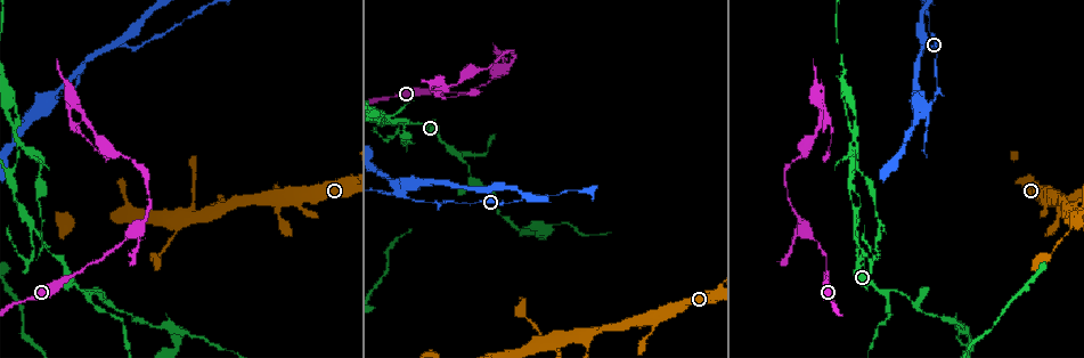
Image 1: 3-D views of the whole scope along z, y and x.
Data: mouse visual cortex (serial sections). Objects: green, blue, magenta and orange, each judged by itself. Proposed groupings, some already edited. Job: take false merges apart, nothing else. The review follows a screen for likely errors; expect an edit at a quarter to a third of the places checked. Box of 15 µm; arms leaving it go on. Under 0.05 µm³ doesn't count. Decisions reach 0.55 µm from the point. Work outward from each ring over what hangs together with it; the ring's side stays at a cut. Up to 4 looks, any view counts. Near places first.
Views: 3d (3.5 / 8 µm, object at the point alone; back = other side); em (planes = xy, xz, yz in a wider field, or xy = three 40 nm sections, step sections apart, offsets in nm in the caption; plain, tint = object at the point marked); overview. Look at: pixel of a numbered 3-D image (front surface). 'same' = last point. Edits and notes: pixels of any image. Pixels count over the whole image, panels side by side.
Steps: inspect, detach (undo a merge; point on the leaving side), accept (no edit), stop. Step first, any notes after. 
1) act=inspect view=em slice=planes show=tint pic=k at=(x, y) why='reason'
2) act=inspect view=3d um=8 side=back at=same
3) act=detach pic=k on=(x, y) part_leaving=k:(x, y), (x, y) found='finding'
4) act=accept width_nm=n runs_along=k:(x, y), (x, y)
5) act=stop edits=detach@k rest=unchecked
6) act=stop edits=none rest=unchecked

act=inspect view=3d um=8 side=back pic=1 at=(452, 153) why='thin neck'

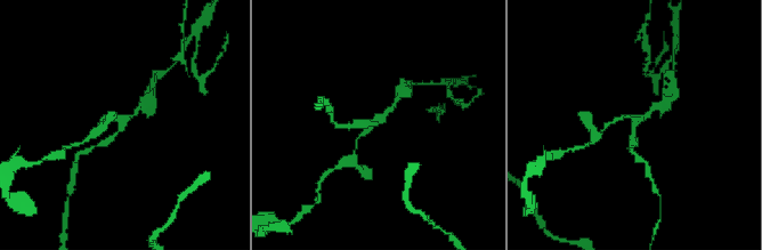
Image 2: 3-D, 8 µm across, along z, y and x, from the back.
act=inspect view=3d um=3.5 pic=2 at=(376, 123) why='zoom in'

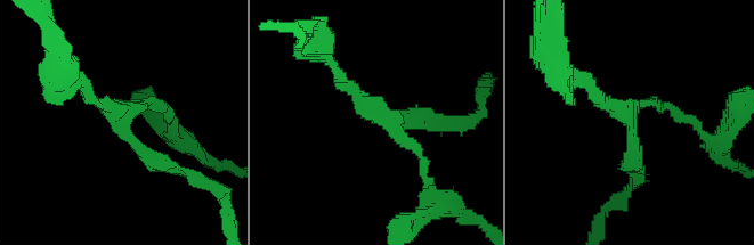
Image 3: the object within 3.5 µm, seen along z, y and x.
act=inspect view=em slice=planes show=tint pic=3 at=(123, 110) arms=3 arm_widths_nm=150,200,250

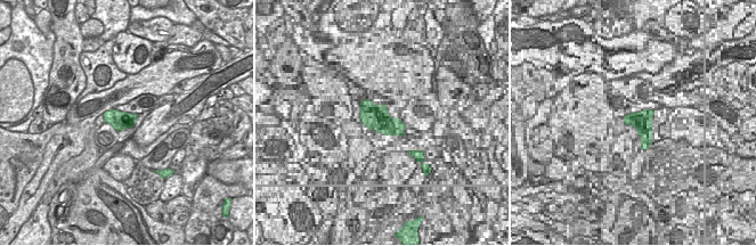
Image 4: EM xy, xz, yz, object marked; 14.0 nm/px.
act=accept runs_along=3:(333, 67), (340, 82), (424, 163) found='continuous, no second cell'

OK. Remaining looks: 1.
act=inspect view=3d um=3.5 side=back pic=1 at=(33, 227) why='two arms at a narrow angle'

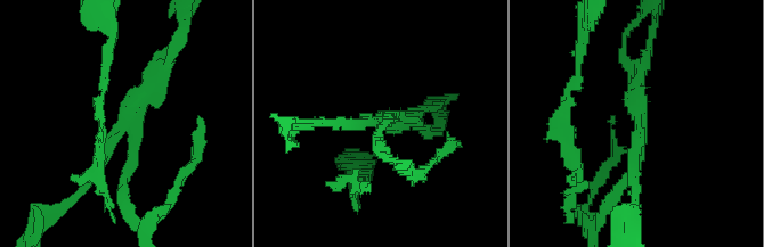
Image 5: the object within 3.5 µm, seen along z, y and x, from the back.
act=detach pic=5 on=(127, 176) part_leaving=5:(126, 117), (183, 26) found='two cells meet here'

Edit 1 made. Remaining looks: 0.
act=stop edits=detach@5 rest=unchecked

